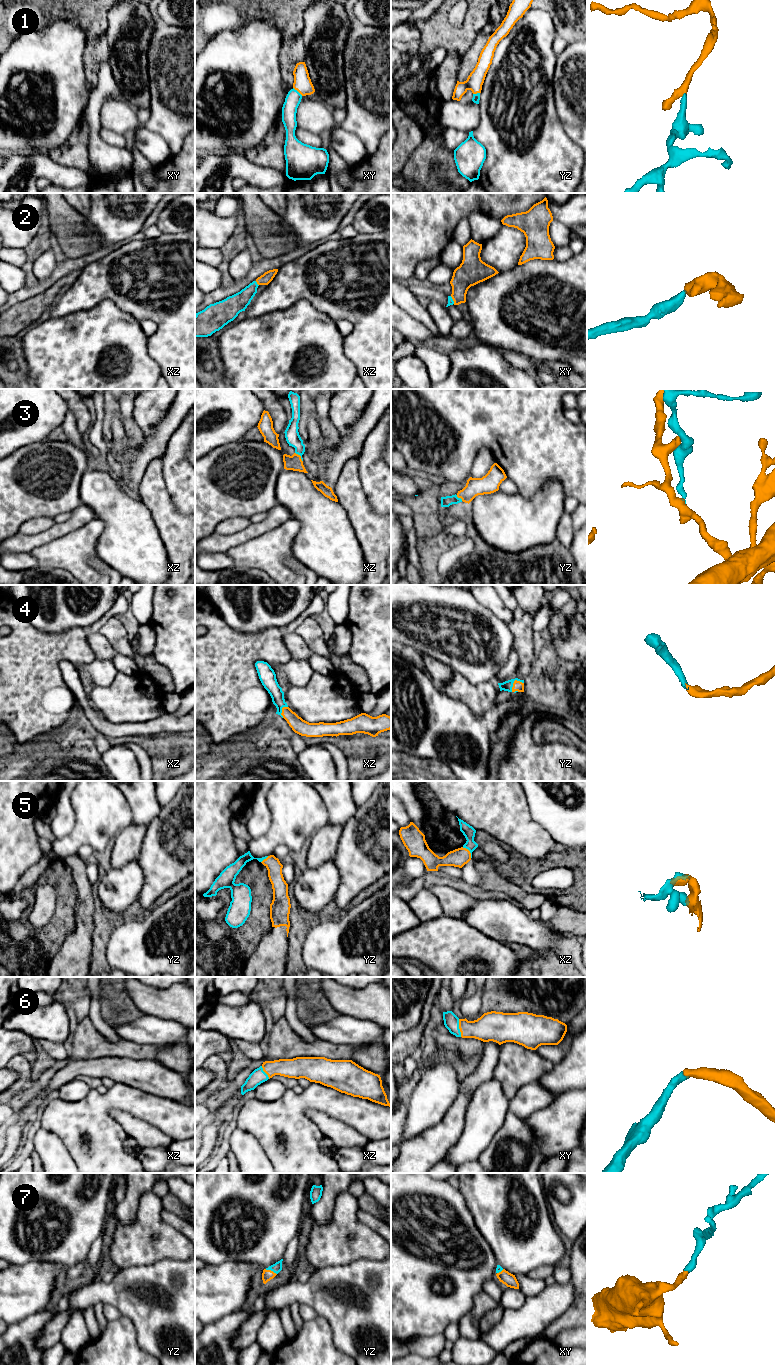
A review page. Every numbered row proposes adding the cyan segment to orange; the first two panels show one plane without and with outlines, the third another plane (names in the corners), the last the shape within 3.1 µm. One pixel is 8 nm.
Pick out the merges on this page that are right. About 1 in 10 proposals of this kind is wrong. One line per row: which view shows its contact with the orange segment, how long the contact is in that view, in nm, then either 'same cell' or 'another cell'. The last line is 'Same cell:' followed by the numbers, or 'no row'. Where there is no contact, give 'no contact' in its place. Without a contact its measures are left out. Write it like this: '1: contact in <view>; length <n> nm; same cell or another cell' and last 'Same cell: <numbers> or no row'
1: contact in xy; length 100 nm; same cell
2: contact in xz; length 50 nm; same cell
3: contact in xz; length 100 nm; same cell
4: contact in yz; length 130 nm; same cell
5: contact in xz; length 120 nm; same cell
6: contact in xy; length 150 nm; same cell
7: contact in yz; length 100 nm; same cell
Same cell: 1, 2, 3, 4, 5, 6, 7

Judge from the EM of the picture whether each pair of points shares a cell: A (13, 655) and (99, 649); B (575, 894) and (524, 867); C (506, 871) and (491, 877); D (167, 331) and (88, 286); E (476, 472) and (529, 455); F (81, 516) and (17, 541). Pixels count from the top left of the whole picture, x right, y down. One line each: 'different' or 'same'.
A: different
B: same
C: different
D: same
E: different
F: same

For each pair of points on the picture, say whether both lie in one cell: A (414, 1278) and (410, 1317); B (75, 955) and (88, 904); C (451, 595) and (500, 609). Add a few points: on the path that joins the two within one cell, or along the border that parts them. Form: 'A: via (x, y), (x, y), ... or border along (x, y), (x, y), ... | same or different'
A: via (410, 1288), (410, 1307) | same
B: via (79, 942), (84, 930), (84, 917) | same
C: border along (472, 595), (500, 619) | different

